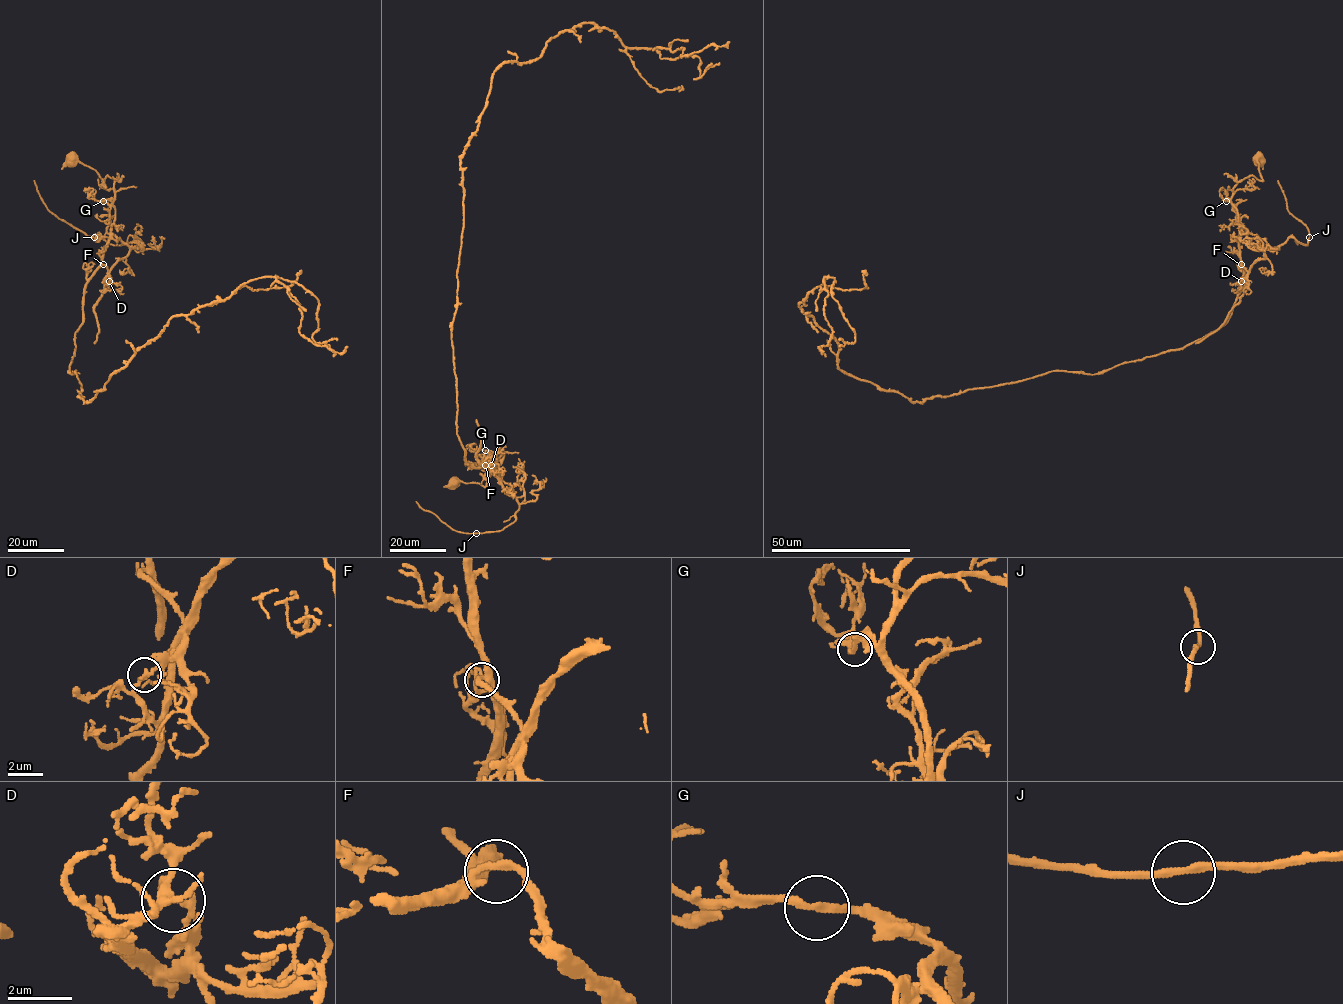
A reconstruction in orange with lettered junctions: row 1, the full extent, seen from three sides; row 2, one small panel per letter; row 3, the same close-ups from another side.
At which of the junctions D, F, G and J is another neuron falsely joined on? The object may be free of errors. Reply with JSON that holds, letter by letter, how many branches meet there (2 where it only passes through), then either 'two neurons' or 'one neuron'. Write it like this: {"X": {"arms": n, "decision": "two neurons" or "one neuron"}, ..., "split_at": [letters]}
{"D": {"arms": 2, "decision": "two neurons"}, "F": {"arms": 2, "decision": "one neuron"}, "G": {"arms": 2, "decision": "one neuron"}, "J": {"arms": 2, "decision": "one neuron"}, "split_at": ["D"]}

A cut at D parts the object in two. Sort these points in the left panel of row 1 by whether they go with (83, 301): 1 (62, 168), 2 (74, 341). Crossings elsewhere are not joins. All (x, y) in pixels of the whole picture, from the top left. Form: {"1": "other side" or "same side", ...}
{"1": "same side", "2": "same side"}

